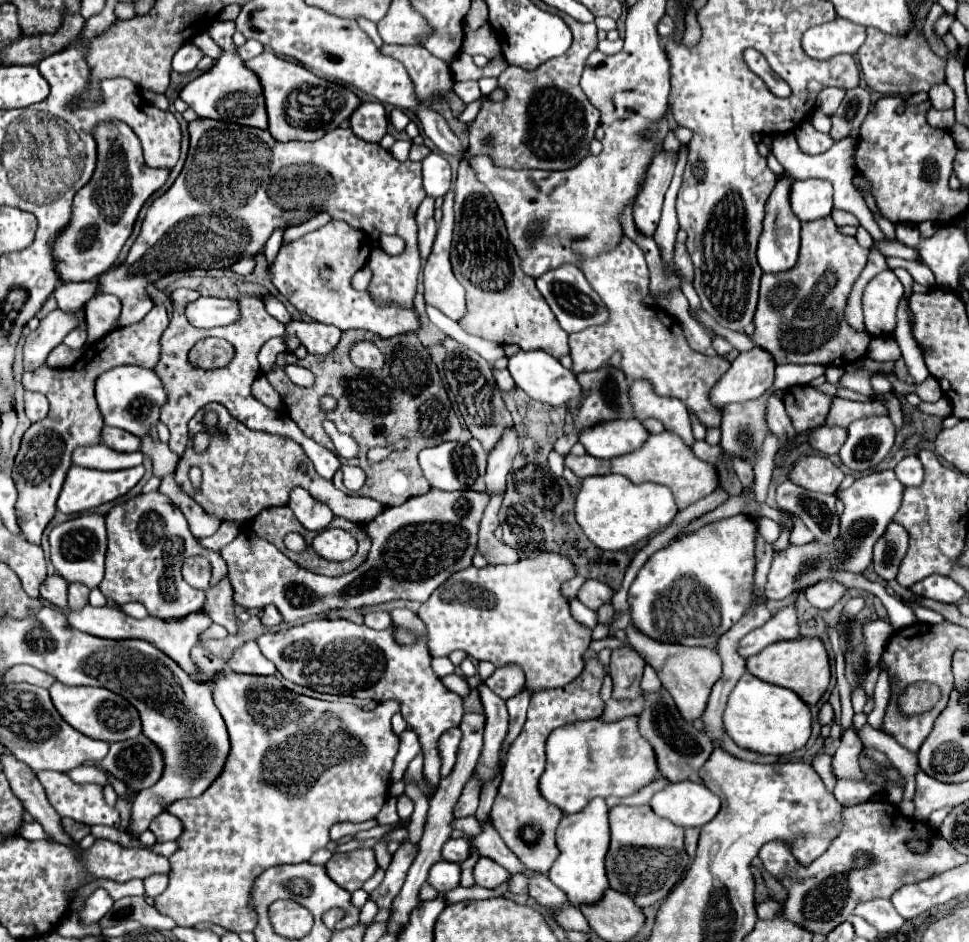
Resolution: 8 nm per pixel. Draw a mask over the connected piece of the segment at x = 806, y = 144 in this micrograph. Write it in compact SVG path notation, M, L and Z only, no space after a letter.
M807 122L801 124L793 134L795 134L795 138L797 138L799 148L801 148L805 154L823 154L823 152L827 152L827 150L833 146L829 134L817 132L817 130L813 128L811 124L807 124Z

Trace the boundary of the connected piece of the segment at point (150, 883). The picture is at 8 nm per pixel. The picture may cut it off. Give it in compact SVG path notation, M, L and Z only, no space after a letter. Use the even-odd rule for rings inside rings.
M154 874L145 878L145 880L143 880L143 882L145 882L145 894L147 894L149 898L159 896L159 894L167 888L168 881L167 874Z

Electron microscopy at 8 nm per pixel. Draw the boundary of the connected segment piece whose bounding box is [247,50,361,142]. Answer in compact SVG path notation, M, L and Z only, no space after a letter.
M265 50L263 54L251 58L247 66L255 70L255 74L259 74L269 114L269 132L279 142L291 142L291 140L315 142L321 138L319 136L321 132L335 130L341 126L343 120L349 120L349 116L361 104L361 98L349 88L317 78L305 66L279 58L273 52Z

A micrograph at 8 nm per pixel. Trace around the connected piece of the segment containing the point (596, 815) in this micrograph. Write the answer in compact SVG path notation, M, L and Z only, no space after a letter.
M603 798L591 800L583 812L569 814L563 818L557 830L557 846L561 856L555 860L549 870L549 880L567 894L567 902L575 908L597 904L605 890L609 890L609 880L605 872L605 854L609 850L609 820L607 820L607 804Z

